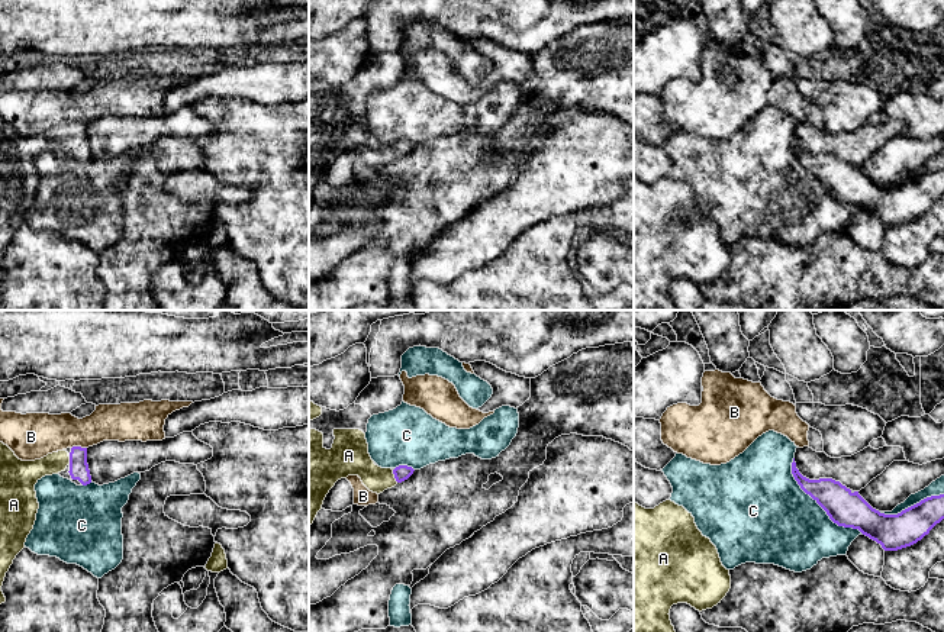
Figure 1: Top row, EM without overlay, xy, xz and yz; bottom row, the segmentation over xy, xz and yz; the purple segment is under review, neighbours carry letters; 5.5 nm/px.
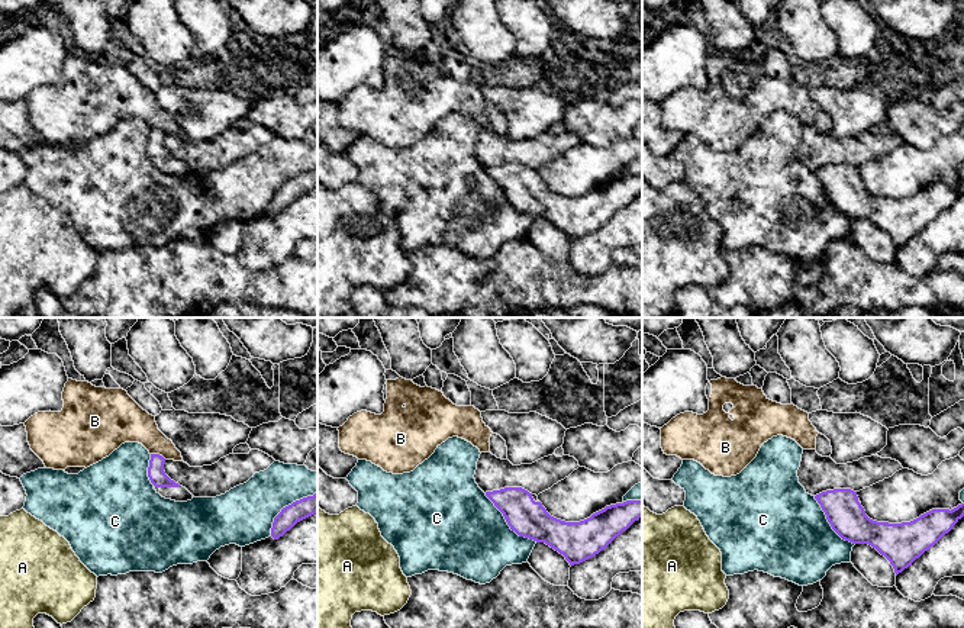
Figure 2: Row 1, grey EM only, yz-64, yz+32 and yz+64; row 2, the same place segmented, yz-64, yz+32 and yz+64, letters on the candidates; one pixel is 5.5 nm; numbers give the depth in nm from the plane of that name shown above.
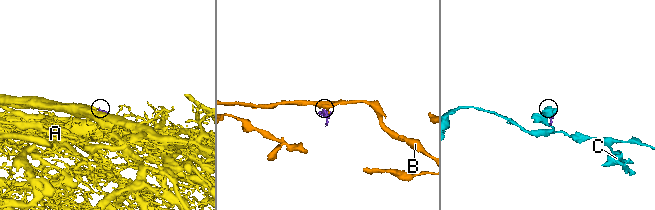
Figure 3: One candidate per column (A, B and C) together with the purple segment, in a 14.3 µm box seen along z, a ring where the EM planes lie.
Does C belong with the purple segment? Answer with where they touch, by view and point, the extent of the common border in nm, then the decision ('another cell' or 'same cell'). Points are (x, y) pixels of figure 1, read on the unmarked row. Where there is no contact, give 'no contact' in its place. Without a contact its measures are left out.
meets purple in yz at (817, 177); contact 550 nm long; another cell

